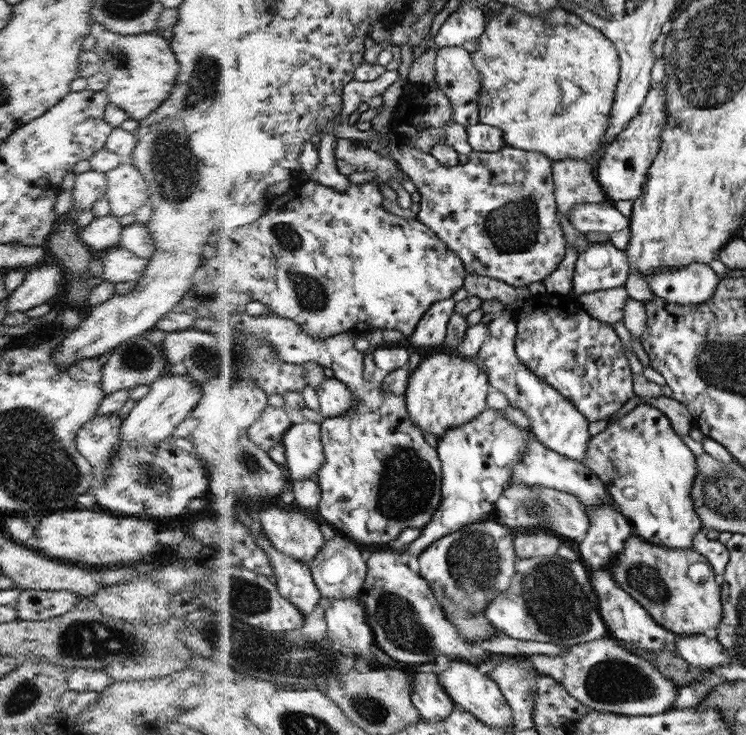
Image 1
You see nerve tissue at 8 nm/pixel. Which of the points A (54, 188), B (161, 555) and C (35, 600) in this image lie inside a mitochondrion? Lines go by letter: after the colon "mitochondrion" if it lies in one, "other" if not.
A: other
B: other
C: other

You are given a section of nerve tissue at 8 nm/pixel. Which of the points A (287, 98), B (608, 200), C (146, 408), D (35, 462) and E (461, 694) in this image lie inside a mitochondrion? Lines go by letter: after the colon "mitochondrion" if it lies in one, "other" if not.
A: other
B: other
C: other
D: mitochondrion
E: other

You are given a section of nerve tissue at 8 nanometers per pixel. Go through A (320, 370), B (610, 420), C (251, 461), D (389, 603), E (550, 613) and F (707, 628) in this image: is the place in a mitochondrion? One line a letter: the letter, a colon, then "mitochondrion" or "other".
A: other
B: other
C: mitochondrion
D: mitochondrion
E: mitochondrion
F: other

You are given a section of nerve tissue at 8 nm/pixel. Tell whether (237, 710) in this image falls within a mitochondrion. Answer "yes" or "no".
no

